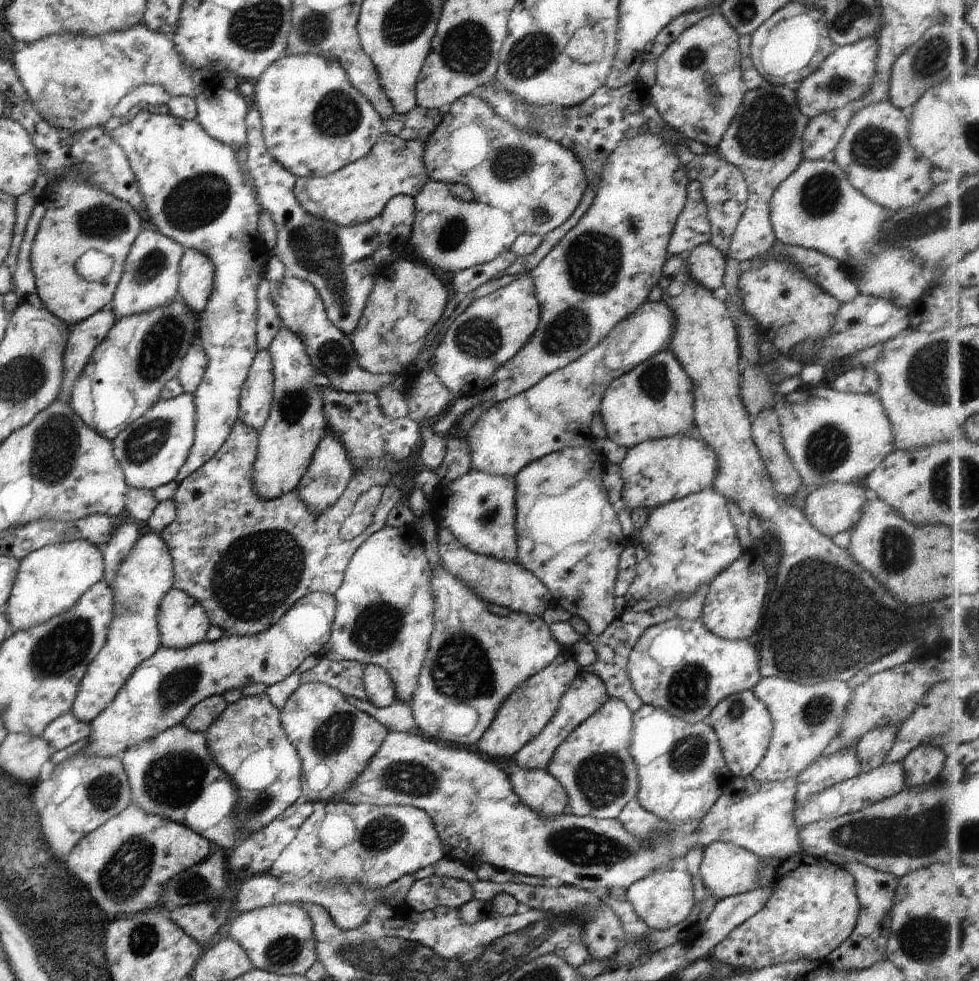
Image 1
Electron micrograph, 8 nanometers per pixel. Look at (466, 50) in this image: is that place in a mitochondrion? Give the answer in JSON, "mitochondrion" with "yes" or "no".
{"mitochondrion":"yes"}

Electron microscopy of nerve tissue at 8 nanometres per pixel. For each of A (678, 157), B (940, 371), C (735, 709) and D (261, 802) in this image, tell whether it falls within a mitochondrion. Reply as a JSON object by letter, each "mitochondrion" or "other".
{"A":"other","B":"mitochondrion","C":"mitochondrion","D":"mitochondrion"}

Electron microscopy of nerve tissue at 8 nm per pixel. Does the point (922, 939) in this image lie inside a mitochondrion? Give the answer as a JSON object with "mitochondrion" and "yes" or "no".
{"mitochondrion":"yes"}

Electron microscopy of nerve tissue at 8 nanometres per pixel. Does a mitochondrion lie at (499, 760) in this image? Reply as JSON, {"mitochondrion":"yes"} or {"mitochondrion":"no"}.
{"mitochondrion":"no"}

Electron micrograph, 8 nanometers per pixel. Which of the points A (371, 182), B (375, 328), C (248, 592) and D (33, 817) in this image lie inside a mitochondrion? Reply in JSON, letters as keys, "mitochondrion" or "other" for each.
{"A":"other","B":"other","C":"mitochondrion","D":"mitochondrion"}

